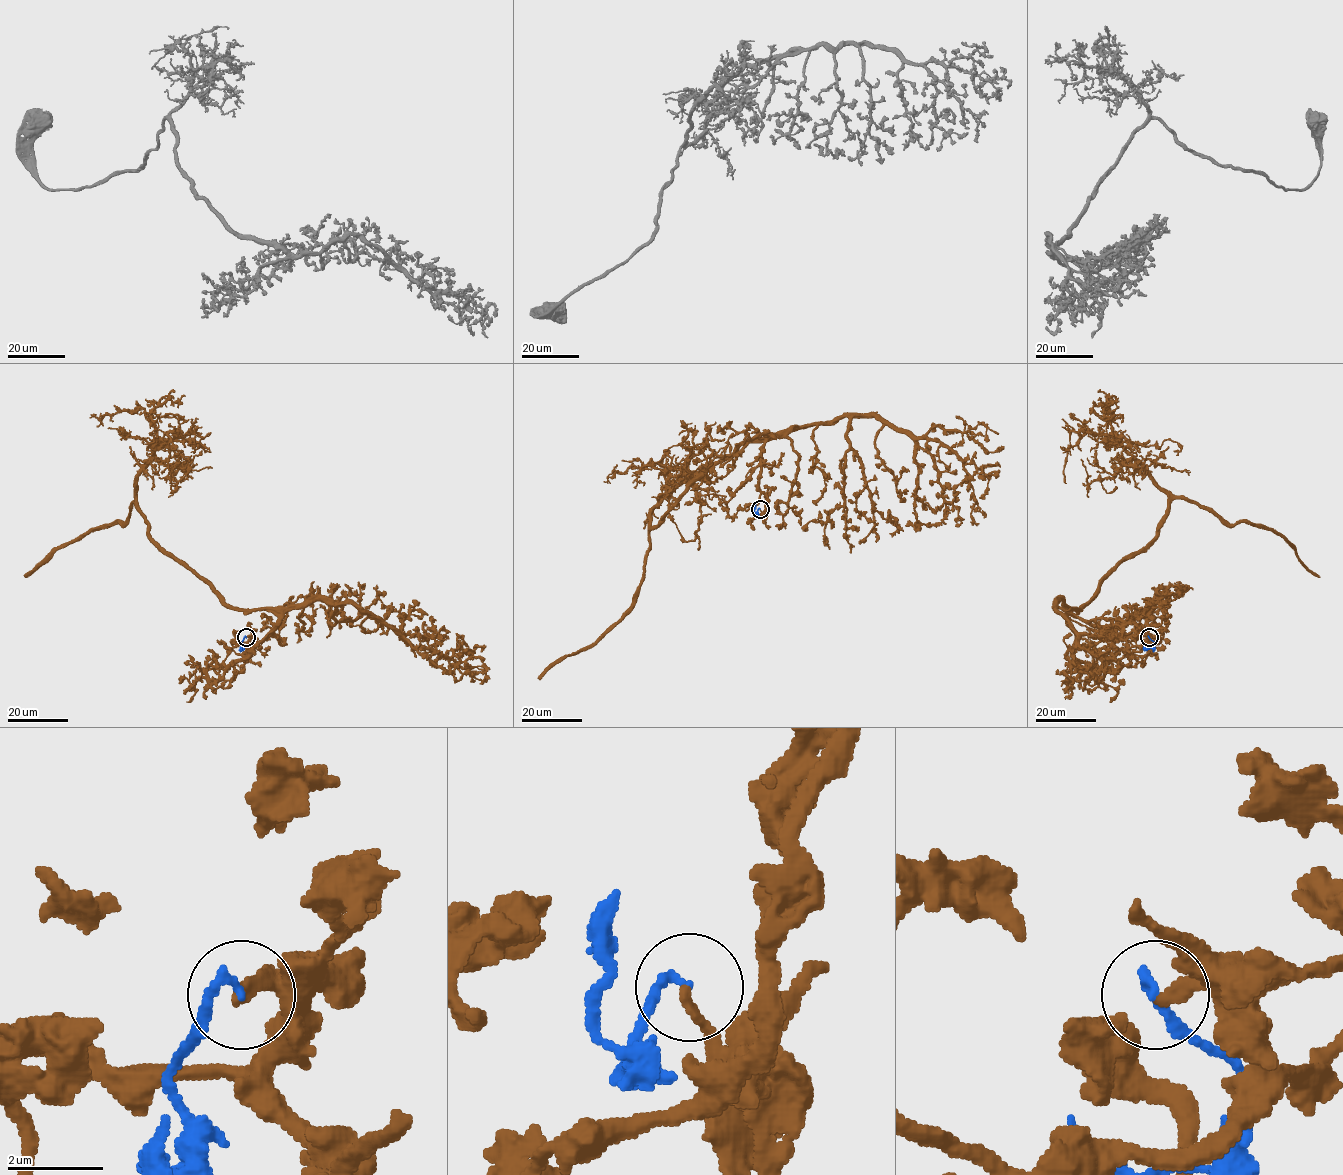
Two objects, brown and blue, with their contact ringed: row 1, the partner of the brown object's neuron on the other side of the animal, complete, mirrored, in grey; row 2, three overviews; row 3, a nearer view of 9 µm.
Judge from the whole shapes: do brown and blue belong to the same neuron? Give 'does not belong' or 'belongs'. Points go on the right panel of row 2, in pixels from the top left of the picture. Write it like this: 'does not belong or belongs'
does not belong

